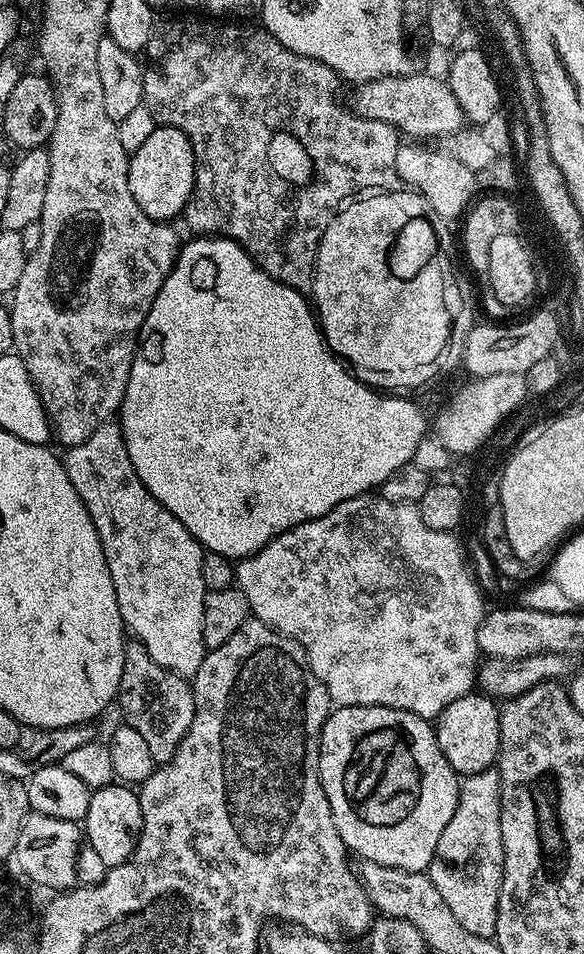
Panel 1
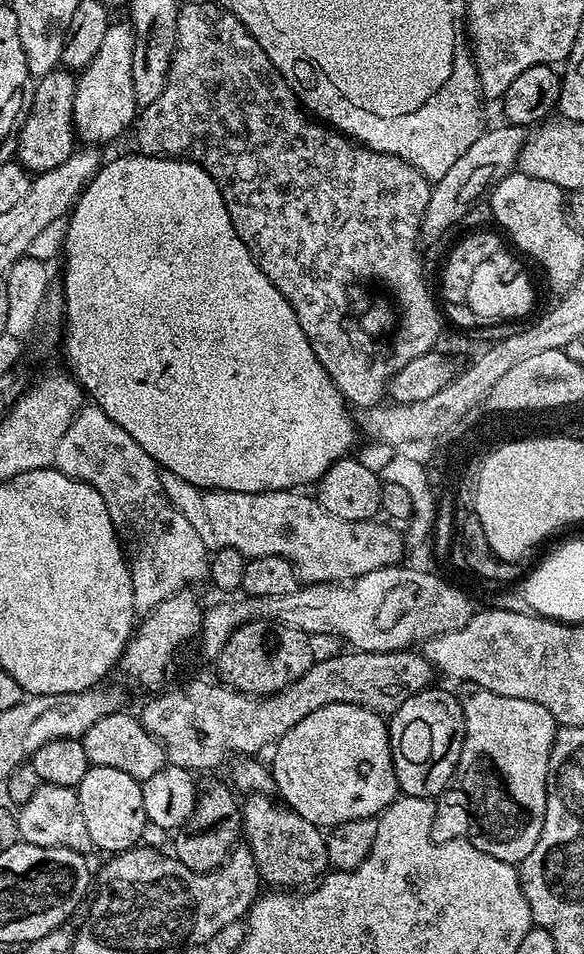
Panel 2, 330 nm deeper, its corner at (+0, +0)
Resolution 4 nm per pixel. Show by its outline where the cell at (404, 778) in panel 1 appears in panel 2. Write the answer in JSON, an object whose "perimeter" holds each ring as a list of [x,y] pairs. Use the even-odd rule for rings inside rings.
{"perimeter":[[[331,704],[306,714],[274,745],[270,771],[279,799],[306,822],[317,826],[335,826],[347,820],[366,820],[380,813],[397,799],[396,775],[392,765],[392,747],[388,741],[388,725],[378,712],[353,704]]]}

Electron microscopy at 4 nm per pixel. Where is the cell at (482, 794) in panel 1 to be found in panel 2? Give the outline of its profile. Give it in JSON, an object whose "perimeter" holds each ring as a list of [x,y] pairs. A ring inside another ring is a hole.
{"perimeter":[[[484,688],[472,690],[468,697],[463,697],[462,703],[464,706],[462,754],[458,758],[456,772],[452,775],[452,780],[449,782],[448,787],[440,793],[435,801],[436,813],[432,823],[432,837],[441,842],[446,840],[468,840],[478,850],[482,850],[502,862],[519,865],[520,861],[526,858],[526,854],[530,854],[530,850],[534,850],[534,842],[538,842],[538,838],[542,834],[542,822],[546,814],[550,750],[553,742],[556,741],[556,733],[558,731],[556,719],[550,714],[550,710],[546,710],[546,706],[538,706],[538,702],[530,702],[526,698],[510,698],[502,694],[494,694],[493,692],[487,692]]]}

